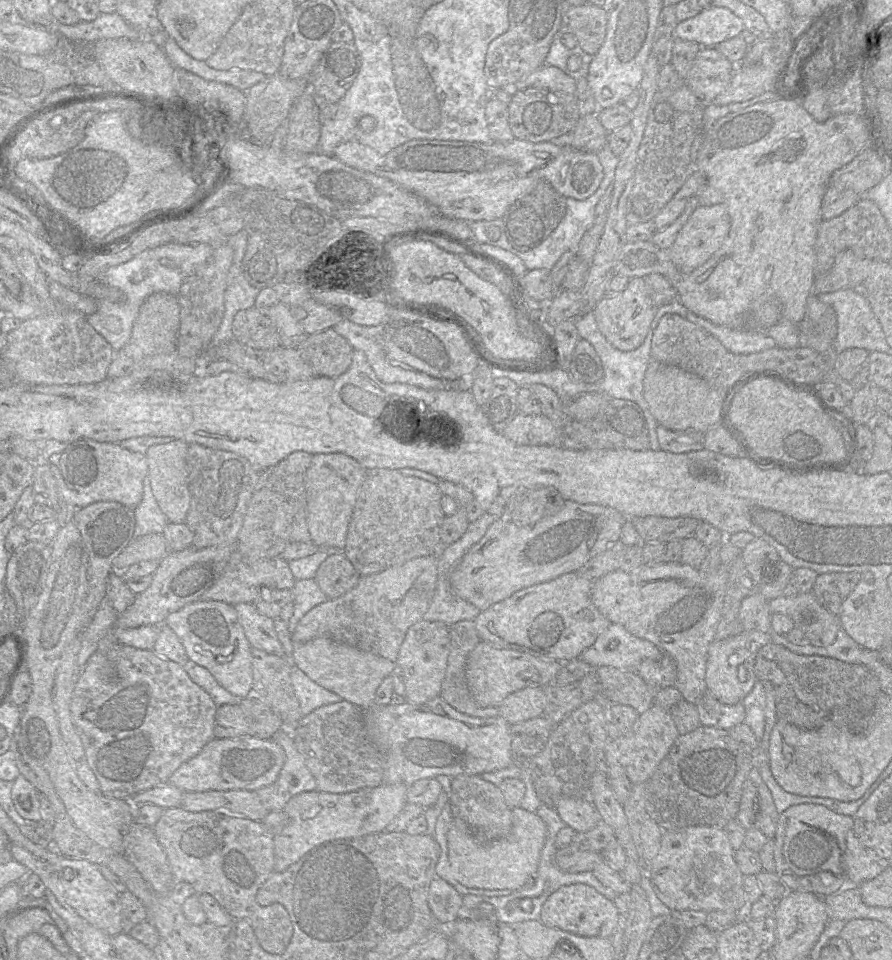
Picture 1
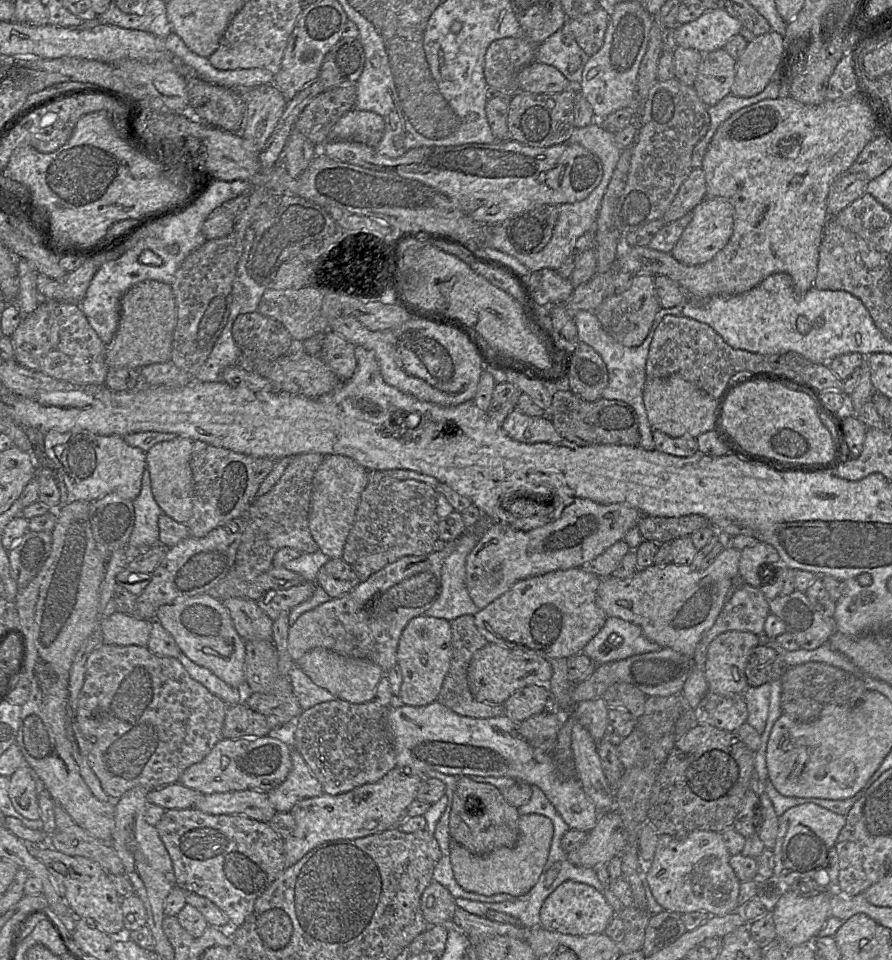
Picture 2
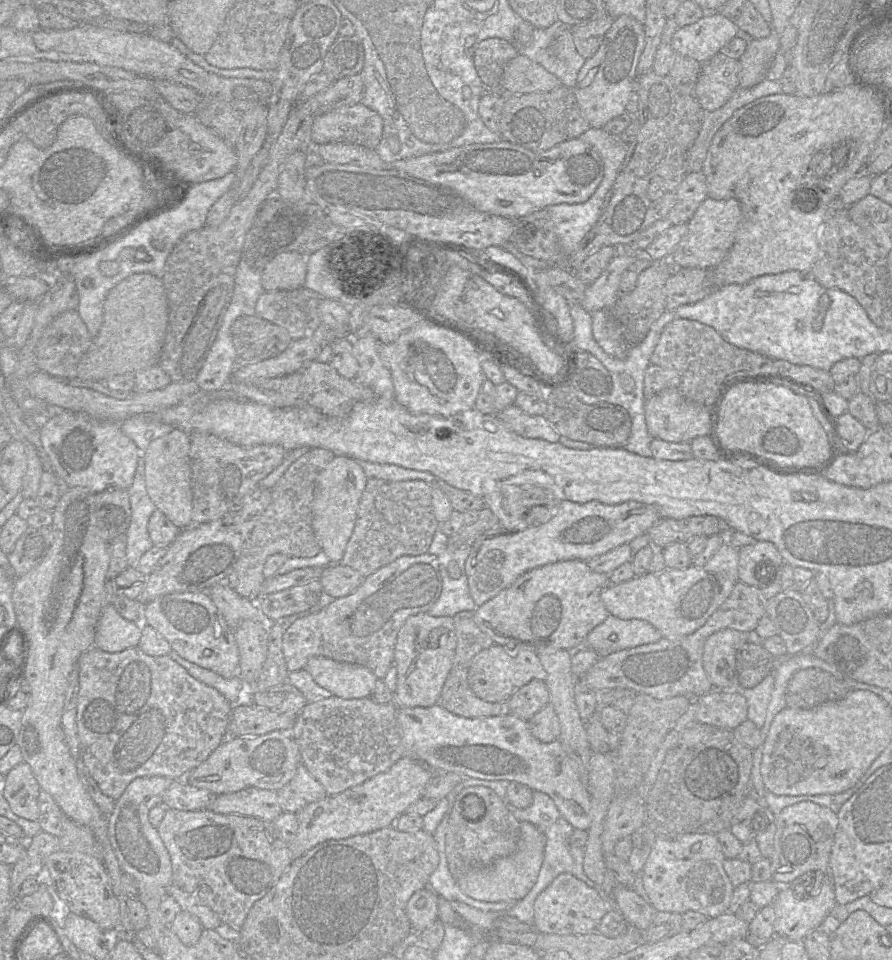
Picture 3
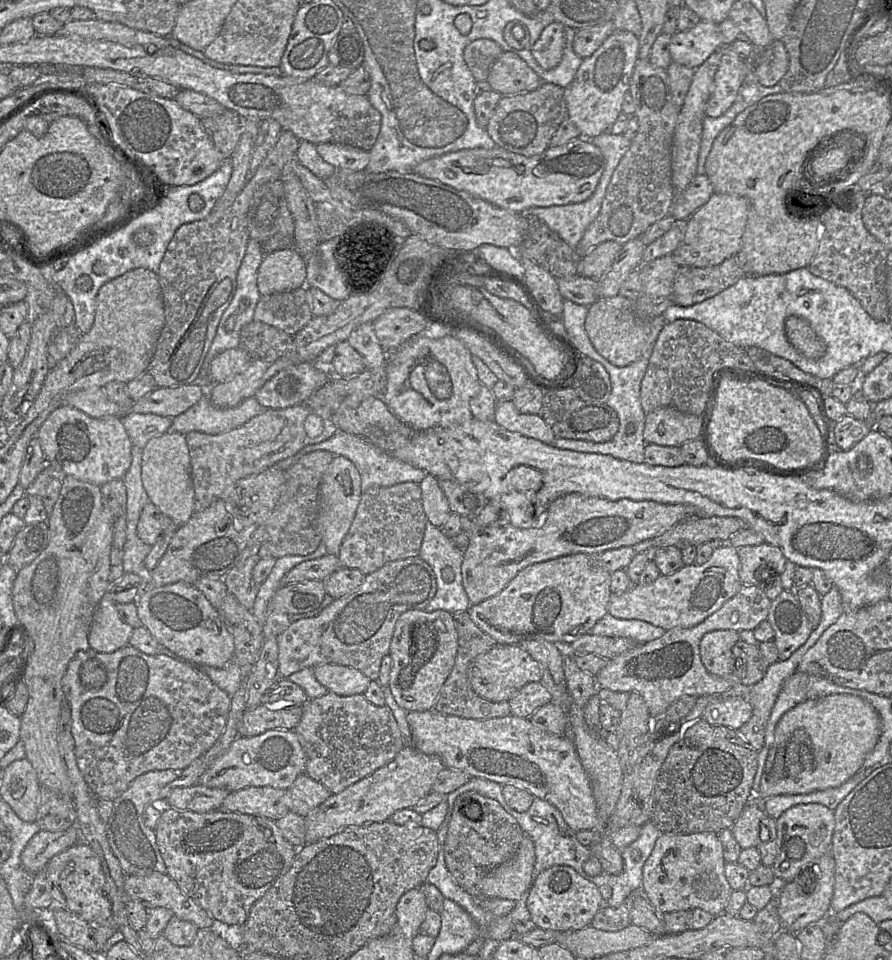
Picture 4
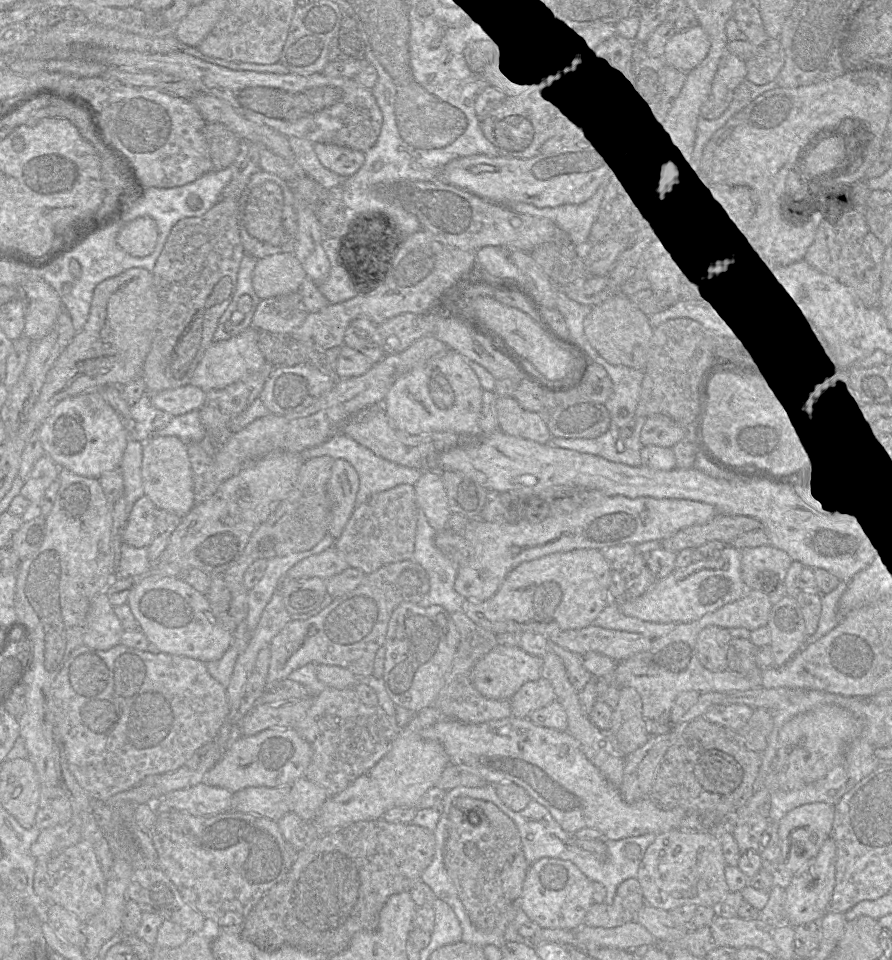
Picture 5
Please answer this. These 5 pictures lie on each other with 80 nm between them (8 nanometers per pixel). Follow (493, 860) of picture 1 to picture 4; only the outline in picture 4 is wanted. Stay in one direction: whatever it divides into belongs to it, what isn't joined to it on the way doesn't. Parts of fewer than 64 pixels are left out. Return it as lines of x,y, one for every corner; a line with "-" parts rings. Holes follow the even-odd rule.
523,833
523,839
515,856
497,866
482,880
482,895
518,901
533,884
532,872
535,861
534,843

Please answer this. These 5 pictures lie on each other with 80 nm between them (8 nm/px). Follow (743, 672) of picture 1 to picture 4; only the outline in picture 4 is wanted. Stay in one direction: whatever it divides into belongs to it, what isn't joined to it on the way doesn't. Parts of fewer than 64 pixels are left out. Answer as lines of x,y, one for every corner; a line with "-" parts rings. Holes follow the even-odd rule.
715,630
704,634
699,648
702,663
713,675
733,678
733,646
740,640
733,630

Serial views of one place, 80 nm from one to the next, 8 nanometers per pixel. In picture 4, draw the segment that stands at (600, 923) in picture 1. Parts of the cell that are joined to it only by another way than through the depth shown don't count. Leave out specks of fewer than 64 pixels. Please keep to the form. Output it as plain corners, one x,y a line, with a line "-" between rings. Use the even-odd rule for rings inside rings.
557,865
542,871
534,880
527,899
527,909
531,921
538,928
554,931
576,931
590,926
595,914
604,905
604,900
597,885
583,878
570,866

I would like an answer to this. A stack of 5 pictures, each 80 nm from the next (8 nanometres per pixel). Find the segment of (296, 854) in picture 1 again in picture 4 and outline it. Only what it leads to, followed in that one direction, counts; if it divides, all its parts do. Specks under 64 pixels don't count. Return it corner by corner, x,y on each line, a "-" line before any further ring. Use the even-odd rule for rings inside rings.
407,743
386,765
348,786
338,794
331,794
322,804
304,817
306,844
330,837
348,826
360,826
390,820
398,810
412,808
432,791
439,772
445,768
437,756
427,755

